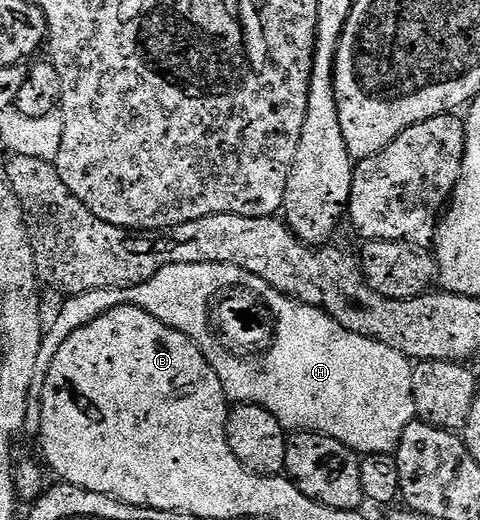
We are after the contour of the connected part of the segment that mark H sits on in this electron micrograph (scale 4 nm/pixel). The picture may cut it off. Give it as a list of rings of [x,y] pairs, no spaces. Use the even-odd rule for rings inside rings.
[[[180,263],[179,265],[166,265],[160,271],[156,271],[156,275],[152,275],[152,279],[148,279],[139,285],[133,285],[127,289],[105,289],[104,291],[84,291],[76,293],[65,298],[66,301],[62,305],[62,310],[54,317],[54,322],[49,322],[48,328],[42,335],[42,346],[40,347],[40,359],[36,359],[36,379],[32,379],[32,391],[28,399],[28,415],[26,416],[26,427],[24,430],[25,436],[37,438],[40,434],[40,411],[42,410],[42,388],[44,387],[44,379],[50,370],[52,359],[56,359],[56,351],[60,351],[60,347],[64,347],[64,339],[68,339],[68,335],[76,335],[76,331],[80,331],[80,327],[88,327],[88,323],[92,323],[92,319],[100,319],[100,315],[104,315],[108,311],[112,311],[121,305],[135,305],[144,311],[148,311],[148,315],[152,315],[156,319],[160,319],[160,323],[164,323],[168,327],[172,327],[176,331],[180,331],[184,335],[188,335],[188,339],[192,339],[192,343],[196,343],[196,347],[200,347],[202,354],[208,359],[208,363],[212,367],[212,371],[216,371],[216,375],[220,379],[220,387],[224,387],[224,395],[227,402],[237,403],[240,405],[259,405],[264,407],[264,411],[268,411],[275,419],[282,424],[282,428],[287,431],[301,431],[312,433],[323,433],[326,437],[339,440],[344,443],[349,449],[353,449],[358,455],[368,453],[394,453],[397,450],[401,433],[406,427],[415,420],[416,414],[414,411],[414,392],[412,391],[412,368],[411,358],[406,357],[400,351],[392,351],[392,347],[384,347],[384,343],[376,343],[367,337],[356,335],[352,331],[348,331],[344,327],[340,327],[340,323],[336,323],[336,319],[332,319],[324,311],[320,311],[311,305],[305,305],[299,301],[294,301],[290,297],[285,297],[280,291],[271,289],[266,286],[264,279],[260,279],[256,275],[252,275],[243,269],[237,269],[231,265],[213,265],[212,263]],[[244,287],[250,287],[256,295],[262,297],[273,297],[276,299],[276,329],[282,329],[282,335],[276,335],[276,343],[272,345],[275,352],[271,356],[264,359],[254,359],[254,363],[248,361],[244,363],[244,349],[240,349],[240,305],[228,305],[228,297],[232,297],[234,301],[240,299],[240,291]]]

